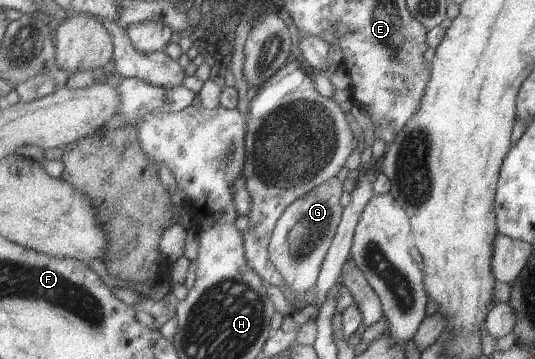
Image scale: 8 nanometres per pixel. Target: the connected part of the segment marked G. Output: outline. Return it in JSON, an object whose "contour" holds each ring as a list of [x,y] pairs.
{"contour":[[[333,176],[294,199],[283,210],[275,222],[268,245],[268,258],[279,273],[279,284],[289,286],[296,292],[305,292],[314,285],[342,216],[339,204],[341,193],[342,182]]]}

